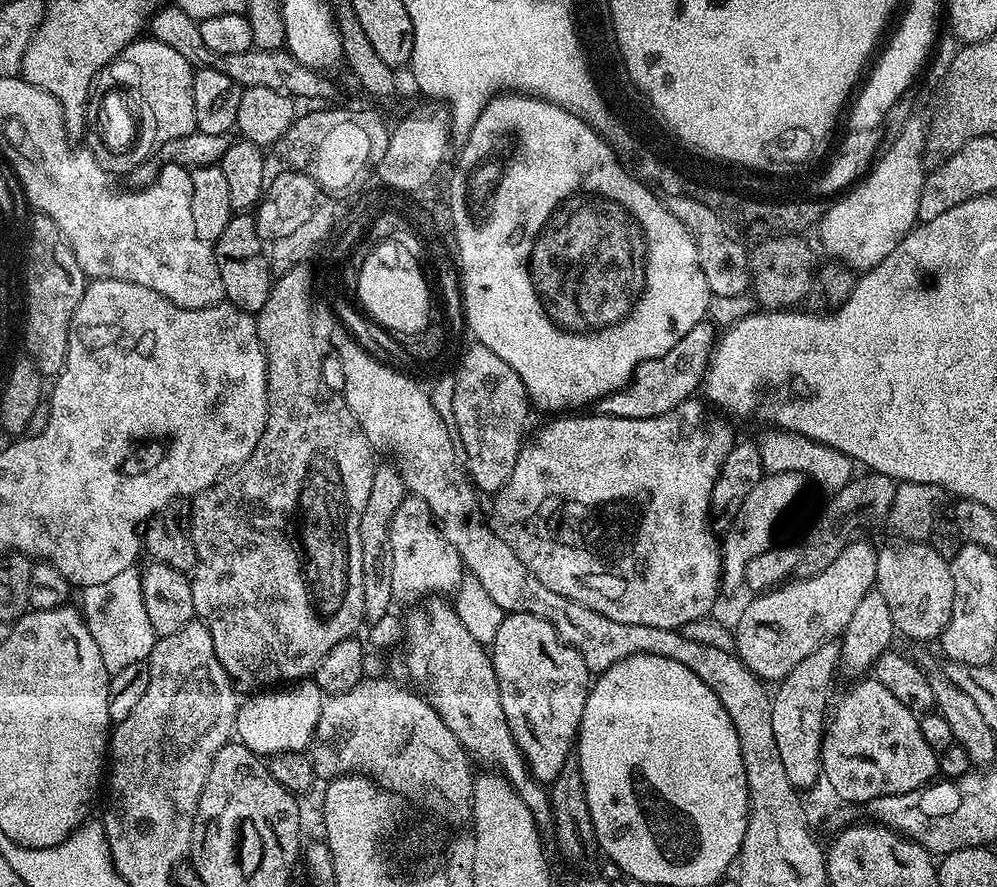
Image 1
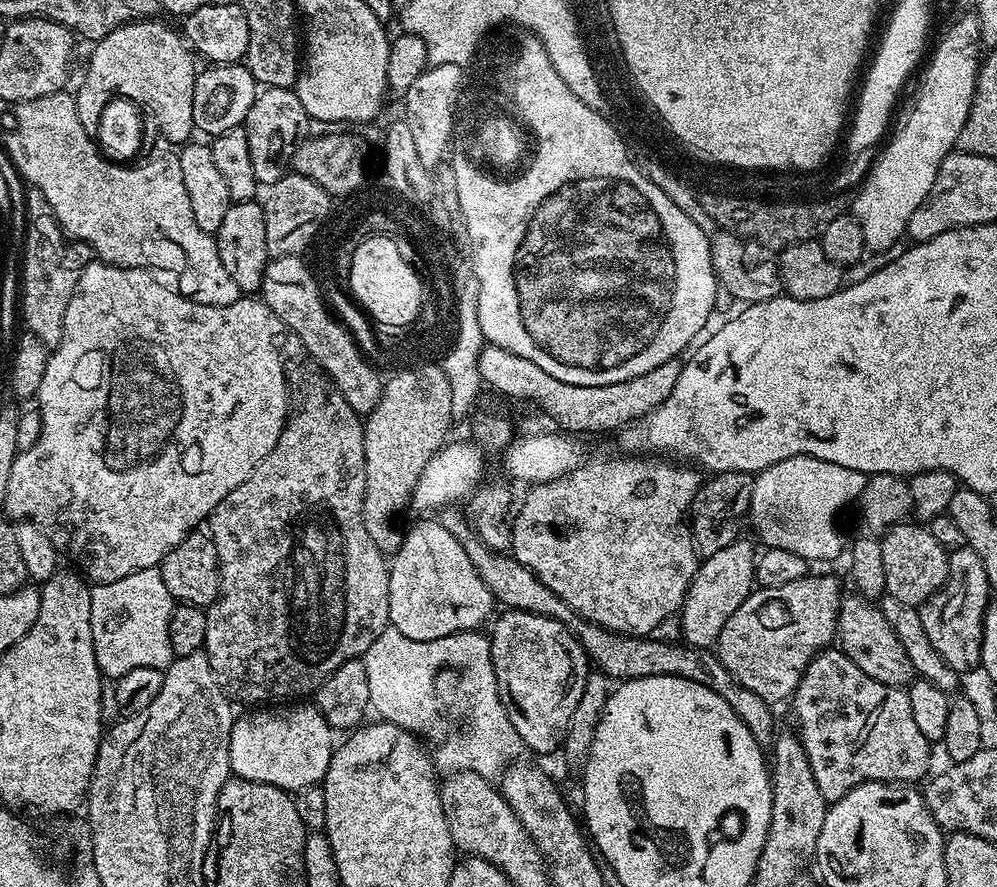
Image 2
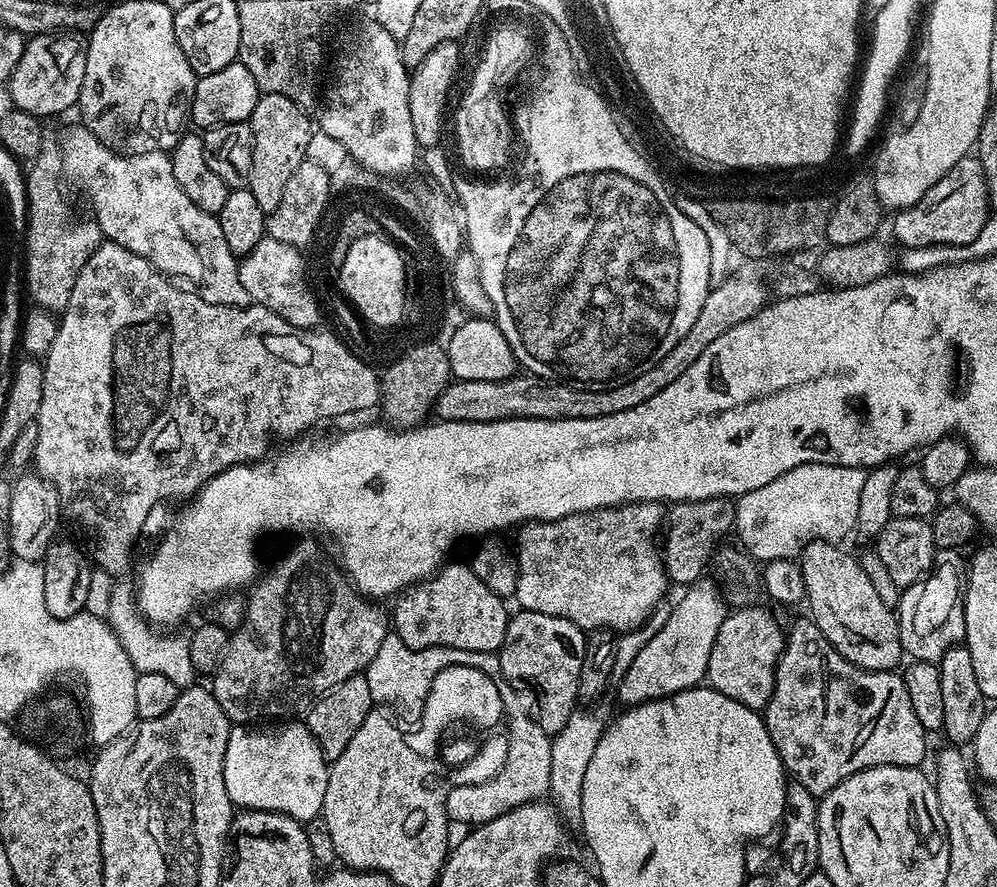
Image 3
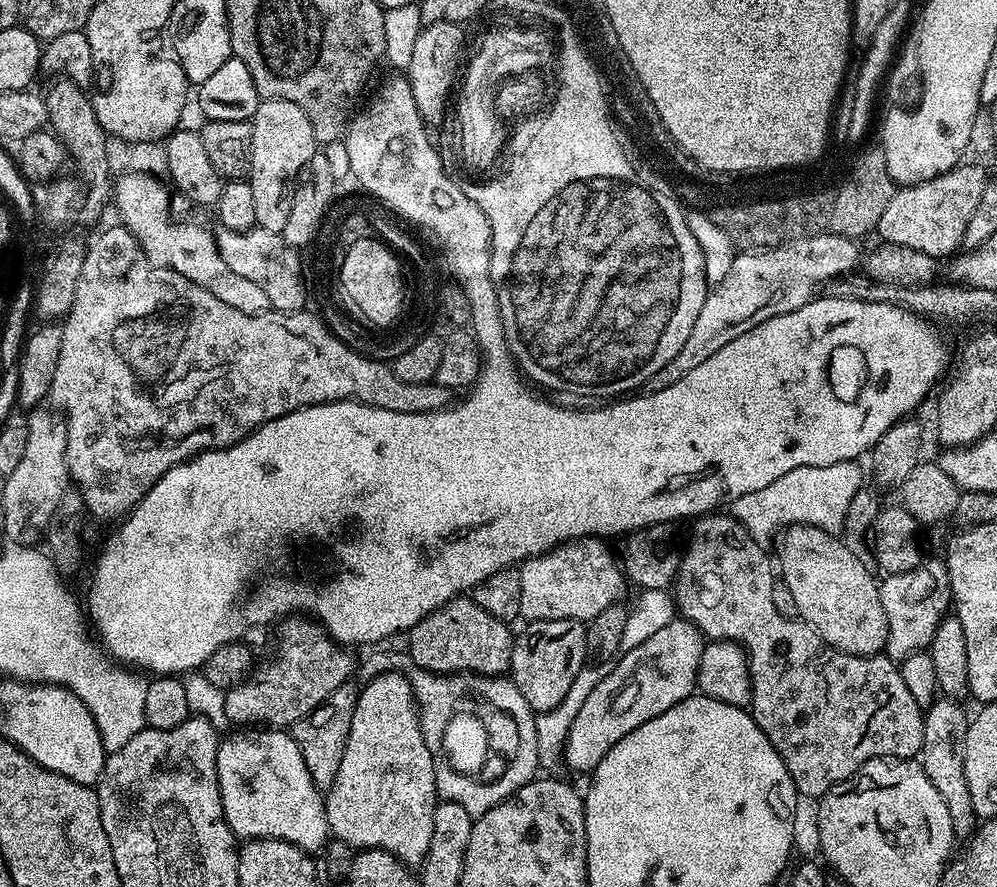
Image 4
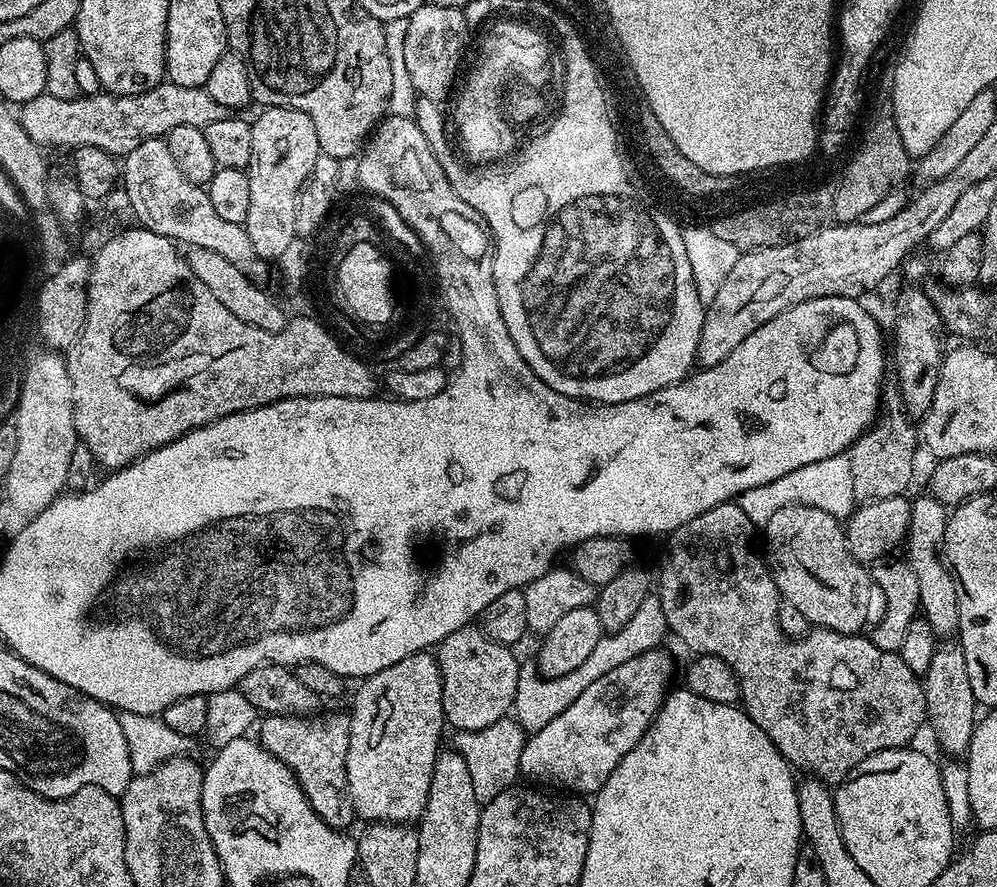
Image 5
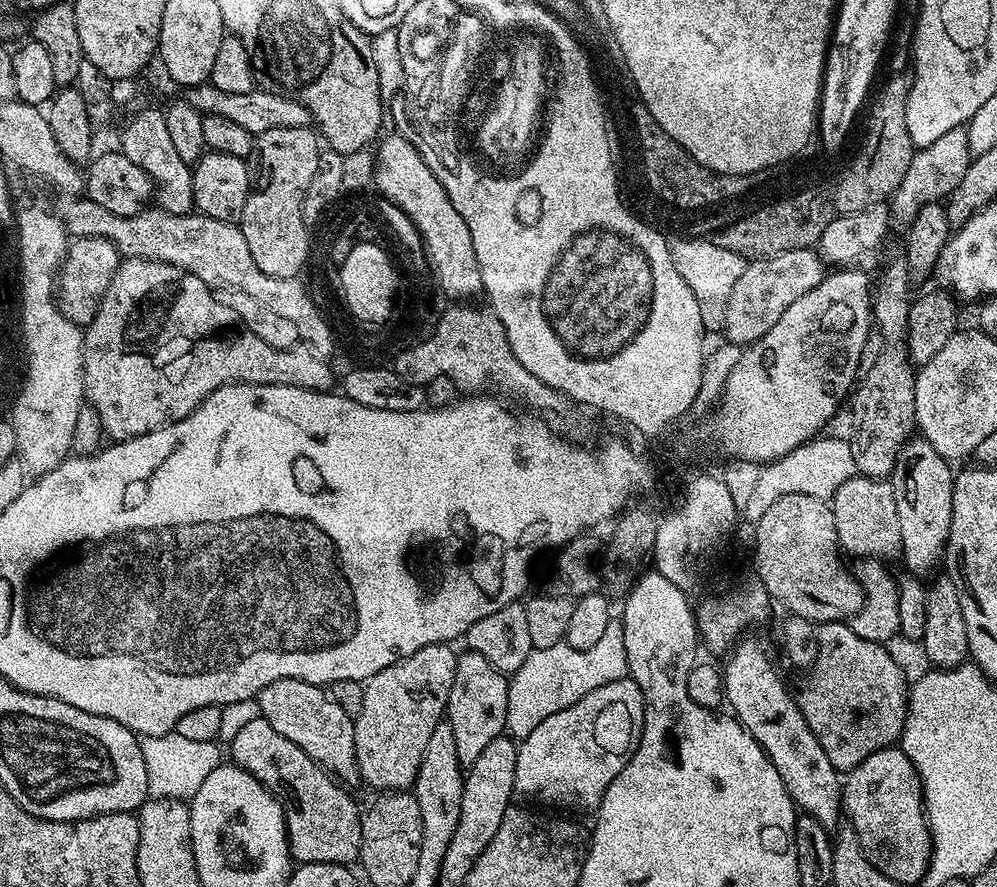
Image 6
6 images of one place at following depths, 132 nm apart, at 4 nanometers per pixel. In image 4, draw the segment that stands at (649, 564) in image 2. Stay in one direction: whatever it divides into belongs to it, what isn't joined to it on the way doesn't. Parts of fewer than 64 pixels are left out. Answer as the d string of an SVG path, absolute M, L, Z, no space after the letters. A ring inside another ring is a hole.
M581 536L579 540L568 540L565 544L559 544L556 548L551 548L543 556L531 556L519 565L520 585L522 586L522 606L520 616L525 621L534 620L579 620L587 622L606 606L617 603L624 592L626 577L619 559L612 557L612 552L607 548L603 539L594 536Z

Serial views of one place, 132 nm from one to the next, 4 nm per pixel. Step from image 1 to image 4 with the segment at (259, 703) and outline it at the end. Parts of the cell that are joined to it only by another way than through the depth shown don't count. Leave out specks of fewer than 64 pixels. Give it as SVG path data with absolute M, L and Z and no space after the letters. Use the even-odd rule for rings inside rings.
M236 730L233 736L225 735L218 750L218 786L226 822L241 841L278 838L303 848L309 854L320 852L328 844L330 833L321 789L310 778L302 750L298 750L298 742L294 742L287 731Z

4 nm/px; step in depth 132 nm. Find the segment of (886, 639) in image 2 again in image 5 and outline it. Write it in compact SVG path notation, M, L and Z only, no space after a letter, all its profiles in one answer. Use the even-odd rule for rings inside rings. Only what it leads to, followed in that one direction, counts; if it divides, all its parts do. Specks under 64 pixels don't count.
M782 506L782 510L770 517L762 526L766 551L766 563L776 589L781 597L794 602L794 607L806 614L809 625L829 628L835 632L859 633L868 620L868 603L874 596L874 585L869 569L852 556L845 536L845 525L834 519L826 510L814 510L814 506Z

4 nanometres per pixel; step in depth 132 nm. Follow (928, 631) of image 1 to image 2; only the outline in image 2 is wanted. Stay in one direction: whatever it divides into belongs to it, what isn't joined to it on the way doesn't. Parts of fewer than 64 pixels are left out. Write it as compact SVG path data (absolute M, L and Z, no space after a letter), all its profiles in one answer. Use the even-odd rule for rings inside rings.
M910 520L891 525L881 537L885 593L912 607L919 607L939 592L948 580L948 553L928 528Z

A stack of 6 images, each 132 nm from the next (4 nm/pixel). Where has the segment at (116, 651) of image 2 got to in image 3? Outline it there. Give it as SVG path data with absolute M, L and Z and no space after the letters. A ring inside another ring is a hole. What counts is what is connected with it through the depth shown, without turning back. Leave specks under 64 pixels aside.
M118 585L110 594L108 606L104 610L108 624L130 654L137 673L166 674L181 690L195 685L198 673L190 661L189 639L184 636L164 636L144 618L136 602L135 591L128 585Z

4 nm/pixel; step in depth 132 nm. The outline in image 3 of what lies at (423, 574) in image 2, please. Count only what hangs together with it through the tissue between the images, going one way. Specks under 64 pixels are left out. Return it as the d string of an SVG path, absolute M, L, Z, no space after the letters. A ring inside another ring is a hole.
M445 563L444 567L435 576L413 584L395 601L396 609L390 612L390 620L394 625L395 635L406 642L414 650L423 648L457 648L458 650L474 650L475 652L499 653L504 644L506 630L510 619L510 611L506 605L505 597L494 594L489 590L482 578L474 574L474 570L467 564Z

